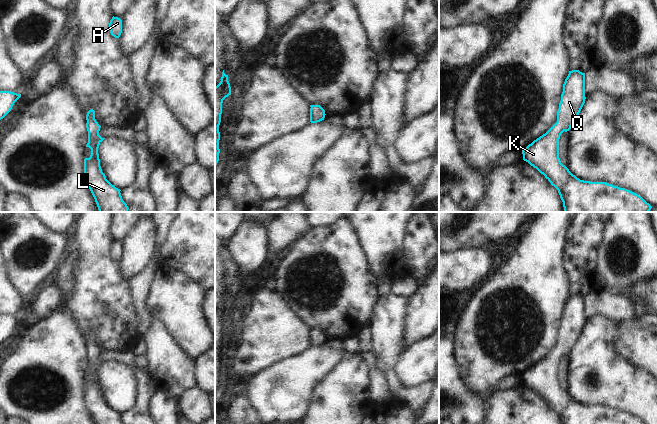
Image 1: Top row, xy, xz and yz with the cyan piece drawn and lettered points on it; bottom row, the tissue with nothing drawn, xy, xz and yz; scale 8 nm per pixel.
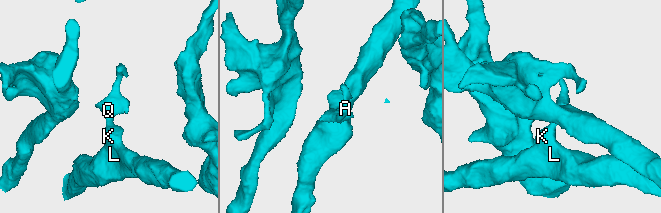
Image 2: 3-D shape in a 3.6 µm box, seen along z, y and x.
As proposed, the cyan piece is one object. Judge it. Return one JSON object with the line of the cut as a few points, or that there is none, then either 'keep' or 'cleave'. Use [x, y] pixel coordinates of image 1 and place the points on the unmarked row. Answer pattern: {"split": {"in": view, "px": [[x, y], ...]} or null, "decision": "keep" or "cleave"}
{"split": null, "decision": "keep"}

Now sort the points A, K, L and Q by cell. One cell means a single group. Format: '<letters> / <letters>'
A K L Q

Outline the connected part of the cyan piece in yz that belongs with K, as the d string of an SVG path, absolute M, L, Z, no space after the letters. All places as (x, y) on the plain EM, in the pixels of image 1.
M569 295L563 308L557 346L522 374L523 384L545 400L558 414L561 424L644 424L630 414L606 406L580 404L561 387L560 360L571 353L585 323L585 297Z

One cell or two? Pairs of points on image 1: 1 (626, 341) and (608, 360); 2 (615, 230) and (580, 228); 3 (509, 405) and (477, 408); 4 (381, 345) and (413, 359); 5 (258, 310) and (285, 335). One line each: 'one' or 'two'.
1: two
2: two
3: two
4: two
5: one

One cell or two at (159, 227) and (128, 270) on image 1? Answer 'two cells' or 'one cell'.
two cells

